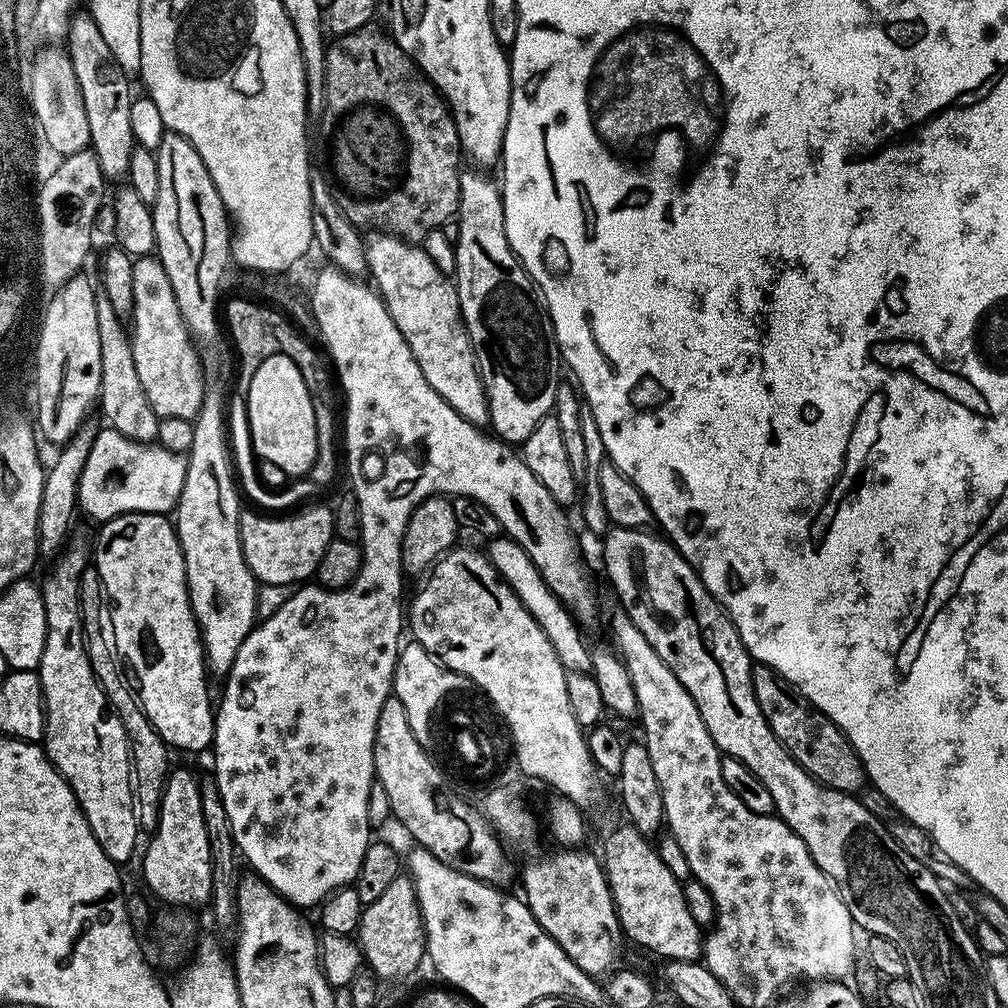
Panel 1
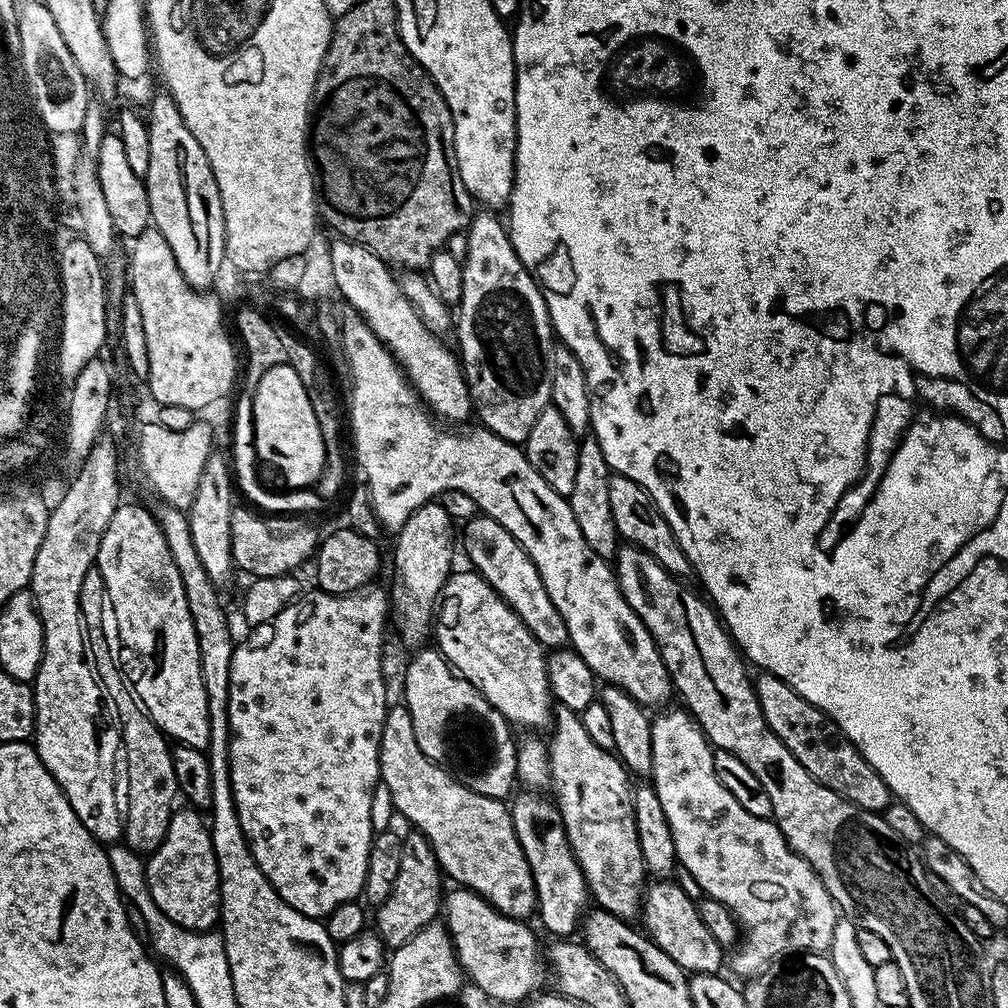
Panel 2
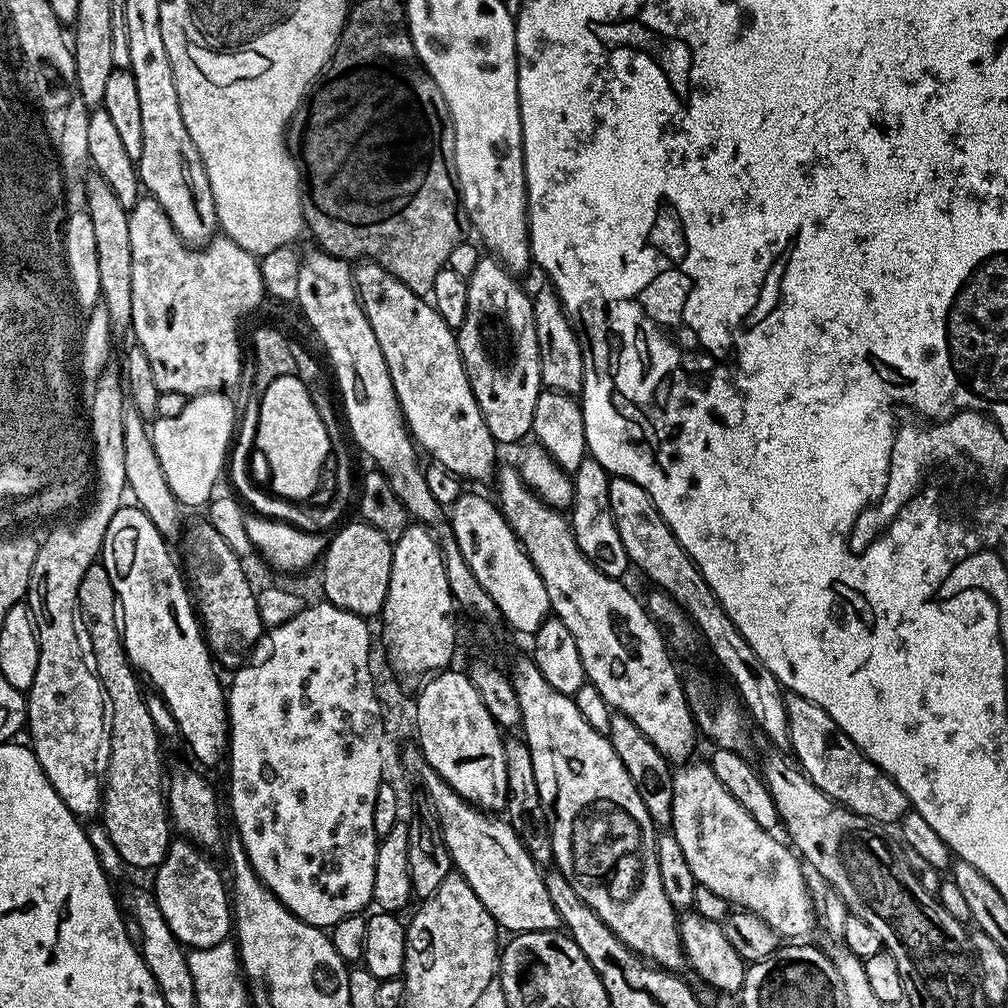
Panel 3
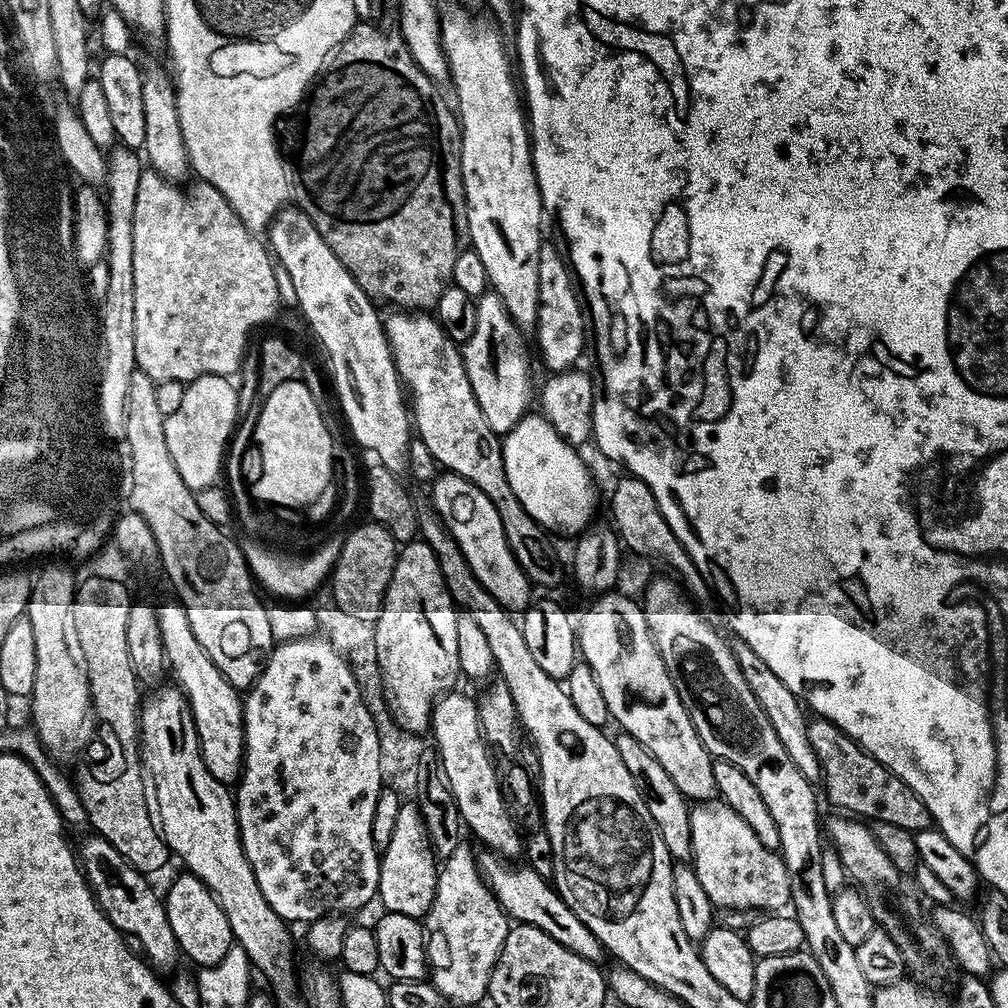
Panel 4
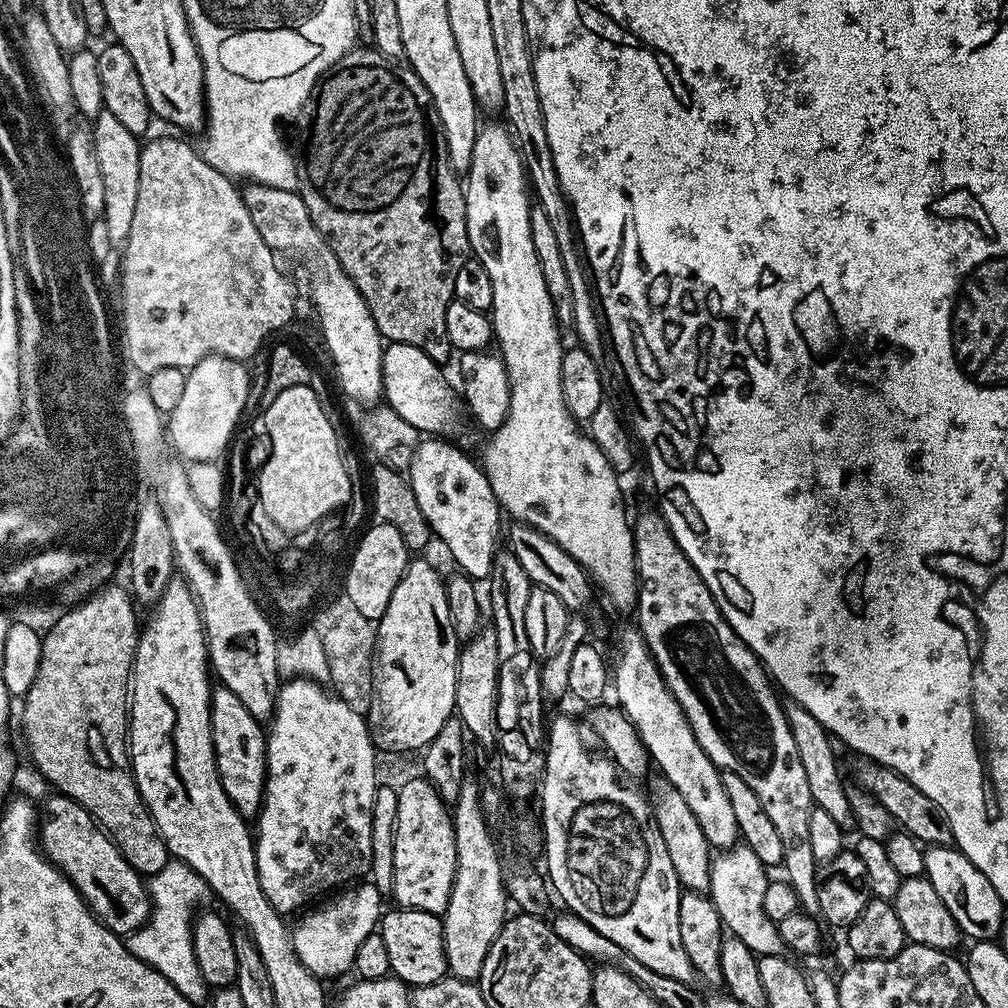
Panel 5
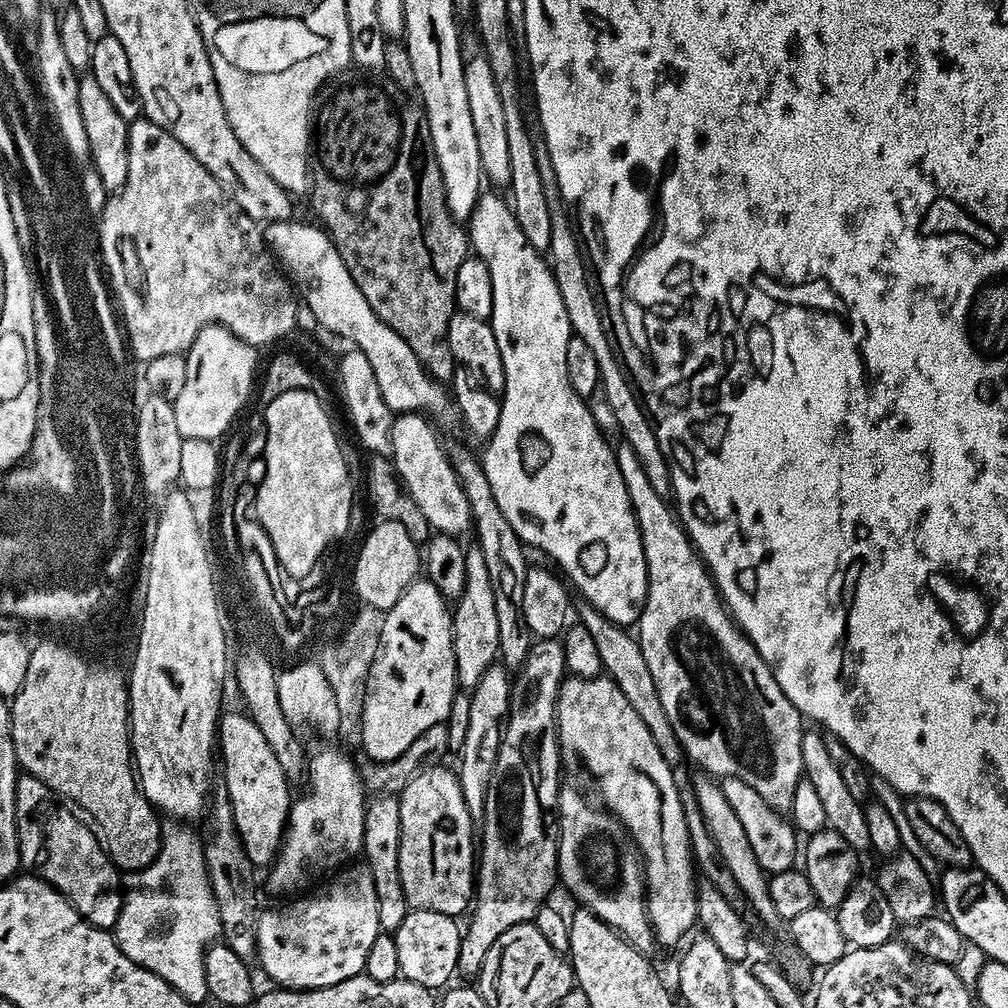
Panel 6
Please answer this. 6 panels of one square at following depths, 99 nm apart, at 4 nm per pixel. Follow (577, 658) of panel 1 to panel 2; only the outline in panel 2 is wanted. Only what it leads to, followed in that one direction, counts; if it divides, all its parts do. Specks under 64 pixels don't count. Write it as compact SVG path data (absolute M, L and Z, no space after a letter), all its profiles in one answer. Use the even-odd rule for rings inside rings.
M478 514L467 521L464 528L464 552L473 569L480 577L522 618L522 622L536 636L537 642L545 649L559 650L568 644L566 622L562 622L562 614L550 602L550 594L546 594L546 586L542 586L542 578L534 566L534 562L524 552L524 548L498 521L489 516Z

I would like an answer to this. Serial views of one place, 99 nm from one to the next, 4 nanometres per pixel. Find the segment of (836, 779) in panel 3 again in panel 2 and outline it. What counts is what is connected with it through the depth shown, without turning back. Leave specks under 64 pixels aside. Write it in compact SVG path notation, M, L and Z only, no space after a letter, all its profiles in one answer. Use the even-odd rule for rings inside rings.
M760 674L760 677L755 677L754 687L760 709L772 733L784 743L786 750L790 750L790 754L794 754L794 758L798 758L798 762L802 762L804 769L815 780L822 782L822 786L834 790L834 794L854 802L854 806L858 806L867 812L883 813L884 809L893 802L892 791L888 789L884 779L876 773L874 766L870 766L870 762L866 762L863 754L848 741L848 735L818 706L806 702L806 698L802 698L789 684L784 684L782 678L777 676Z

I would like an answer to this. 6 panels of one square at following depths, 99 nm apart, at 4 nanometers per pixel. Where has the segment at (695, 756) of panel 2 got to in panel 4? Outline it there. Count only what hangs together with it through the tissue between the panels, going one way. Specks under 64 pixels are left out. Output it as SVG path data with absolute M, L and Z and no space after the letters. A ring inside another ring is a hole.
M697 803L690 811L690 834L690 863L713 905L737 910L780 912L791 903L786 866L779 851L762 846L754 830L750 830L750 826L746 826L746 822L742 822L742 818L738 818L738 814L734 814L728 804ZM771 890L777 890L773 900L769 900L772 896Z

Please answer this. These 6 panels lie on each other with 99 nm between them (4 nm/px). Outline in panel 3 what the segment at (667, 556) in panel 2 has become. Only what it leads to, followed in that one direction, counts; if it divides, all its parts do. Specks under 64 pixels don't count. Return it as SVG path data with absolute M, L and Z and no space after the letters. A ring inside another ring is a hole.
M612 476L610 479L610 510L614 514L614 526L618 526L618 534L622 537L622 546L626 546L629 561L635 567L637 564L656 583L653 585L659 591L665 592L670 598L674 598L674 602L678 602L680 607L688 613L689 618L692 620L693 629L698 633L702 644L704 640L705 646L712 651L713 658L720 663L721 670L732 679L733 685L731 684L731 687L734 689L735 695L738 697L745 713L750 717L751 723L753 720L768 735L768 740L772 743L771 747L773 749L791 749L792 743L788 737L788 719L786 718L786 708L784 706L785 689L775 674L762 662L762 658L758 658L758 654L754 654L754 646L750 646L750 642L746 642L746 638L742 638L738 626L734 626L730 614L726 614L722 602L718 602L714 590L710 590L710 586L706 582L704 575L698 570L698 566L692 561L688 551L680 545L678 538L672 533L670 526L662 518L658 506L654 506L651 494L646 490L642 490L642 486L638 486L638 482L634 482L630 478Z

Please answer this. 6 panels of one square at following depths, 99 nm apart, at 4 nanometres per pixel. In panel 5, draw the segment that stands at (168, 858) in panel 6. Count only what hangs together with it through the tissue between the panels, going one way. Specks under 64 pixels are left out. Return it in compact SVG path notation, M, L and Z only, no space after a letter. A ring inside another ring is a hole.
M169 859L168 865L150 877L152 911L144 926L127 937L130 954L157 970L167 969L168 963L177 964L180 968L188 964L189 967L194 961L192 922L204 895L207 897L209 892L208 884L193 868L183 864L181 860Z

